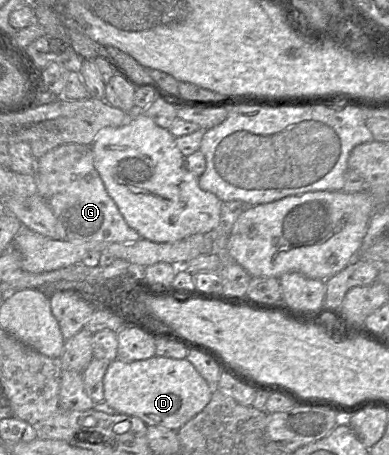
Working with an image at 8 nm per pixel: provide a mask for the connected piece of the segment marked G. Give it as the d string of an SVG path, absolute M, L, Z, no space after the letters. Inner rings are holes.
M65 144L52 149L36 160L36 184L38 194L51 207L55 217L65 230L65 240L97 243L135 242L139 233L124 220L115 202L109 196L94 166L91 145Z

